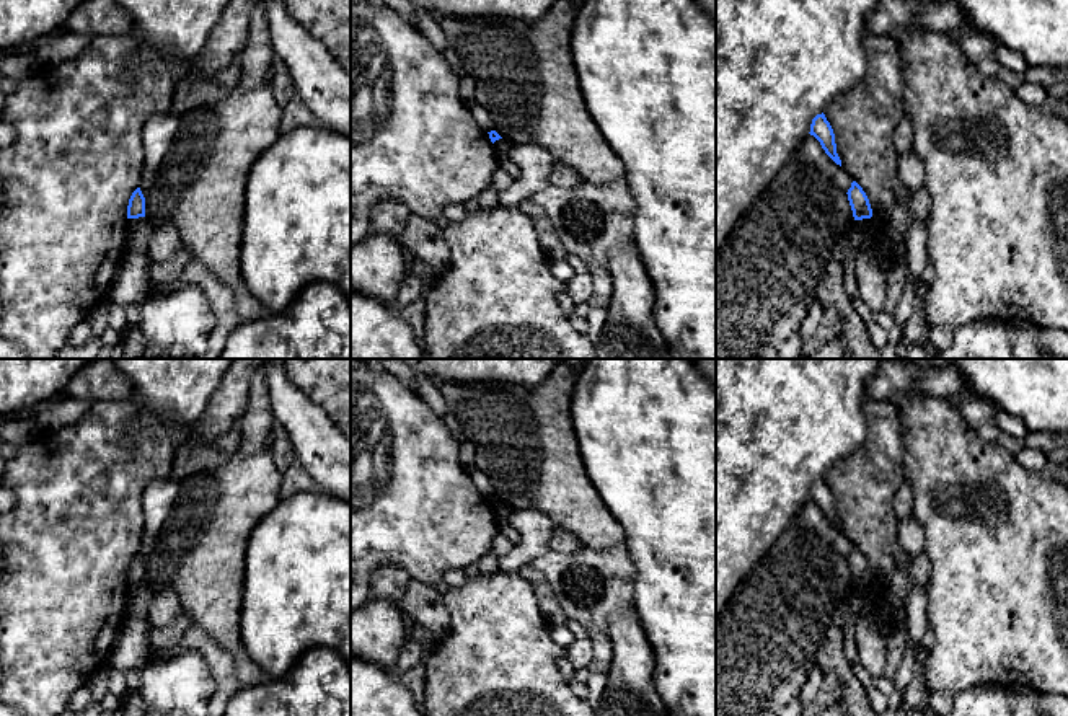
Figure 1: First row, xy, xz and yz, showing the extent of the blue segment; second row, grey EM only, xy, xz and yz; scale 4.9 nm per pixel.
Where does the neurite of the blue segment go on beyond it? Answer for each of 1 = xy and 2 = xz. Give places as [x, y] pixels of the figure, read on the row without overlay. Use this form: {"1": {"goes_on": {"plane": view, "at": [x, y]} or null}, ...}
{"1": {"goes_on": null}, "2": {"goes_on": null}}

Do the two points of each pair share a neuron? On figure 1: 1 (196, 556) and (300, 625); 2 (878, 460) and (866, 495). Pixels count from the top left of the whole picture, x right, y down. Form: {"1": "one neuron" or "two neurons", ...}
{"1": "two neurons", "2": "one neuron"}

